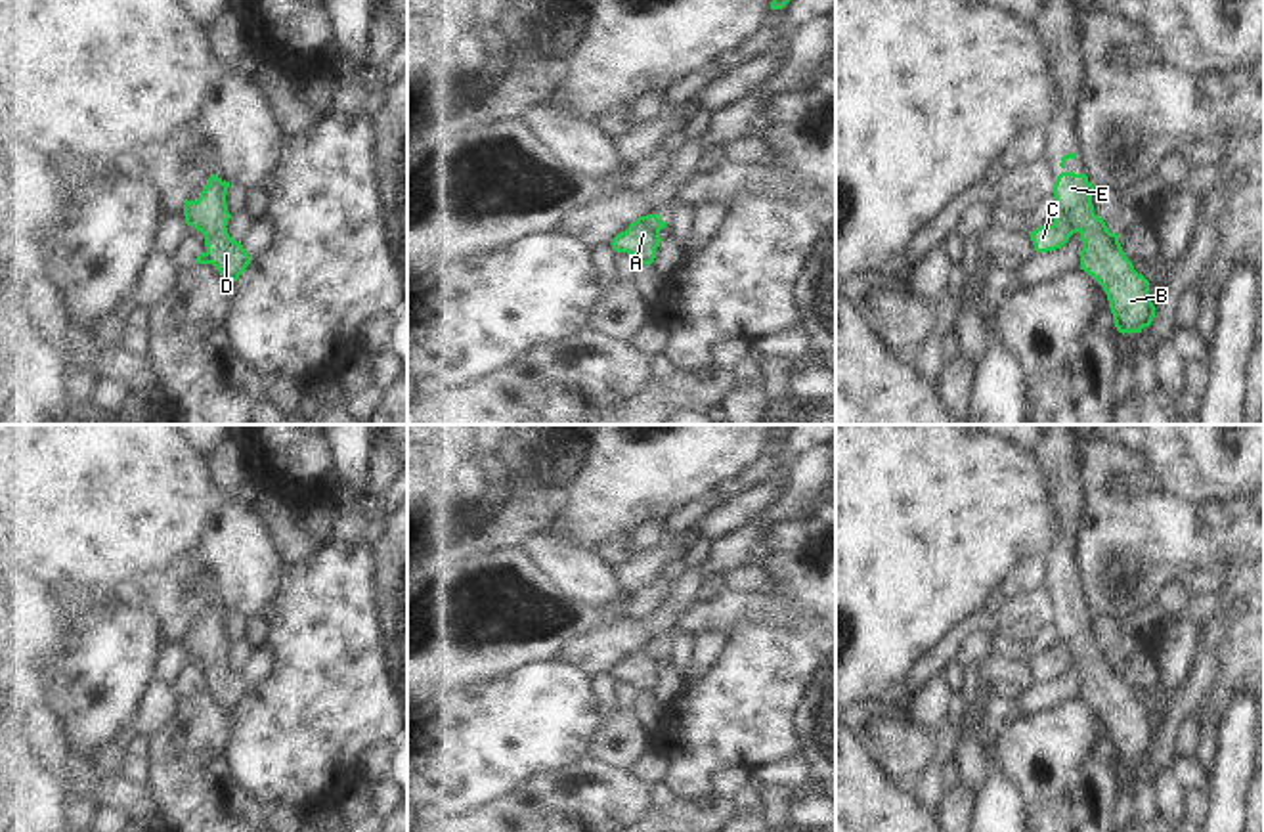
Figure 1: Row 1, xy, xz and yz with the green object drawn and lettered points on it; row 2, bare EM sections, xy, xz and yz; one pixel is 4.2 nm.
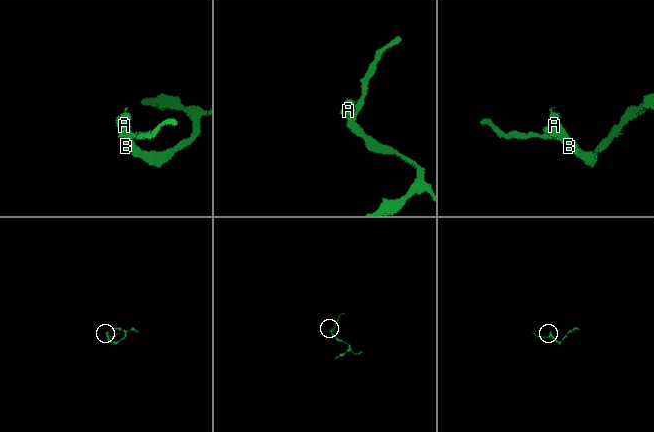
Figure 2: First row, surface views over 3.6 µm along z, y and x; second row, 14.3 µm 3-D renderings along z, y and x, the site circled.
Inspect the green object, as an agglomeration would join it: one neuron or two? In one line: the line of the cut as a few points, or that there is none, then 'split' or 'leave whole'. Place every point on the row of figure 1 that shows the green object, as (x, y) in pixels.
no cut; leave whole

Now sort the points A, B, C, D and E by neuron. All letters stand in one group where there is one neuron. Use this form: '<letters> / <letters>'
A B C D E

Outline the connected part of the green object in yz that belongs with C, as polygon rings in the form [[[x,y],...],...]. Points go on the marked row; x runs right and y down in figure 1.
[[[1061,172],[1054,184],[1054,199],[1057,216],[1052,226],[1040,226],[1029,231],[1036,252],[1061,249],[1073,233],[1080,233],[1080,270],[1092,275],[1105,291],[1113,321],[1119,333],[1142,333],[1155,317],[1155,306],[1149,296],[1149,281],[1140,275],[1132,262],[1124,256],[1119,235],[1111,233],[1092,207],[1094,186],[1086,174]]]

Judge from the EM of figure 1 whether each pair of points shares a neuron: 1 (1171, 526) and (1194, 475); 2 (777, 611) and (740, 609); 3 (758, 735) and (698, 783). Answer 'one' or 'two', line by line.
1: two
2: one
3: one

